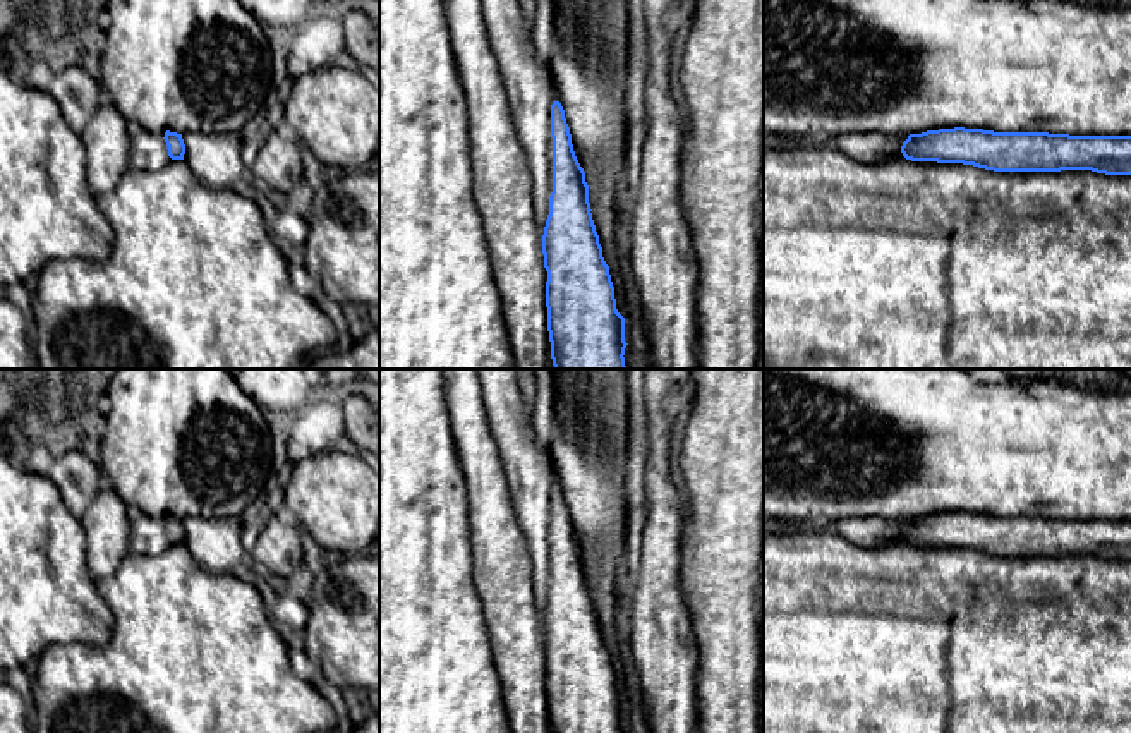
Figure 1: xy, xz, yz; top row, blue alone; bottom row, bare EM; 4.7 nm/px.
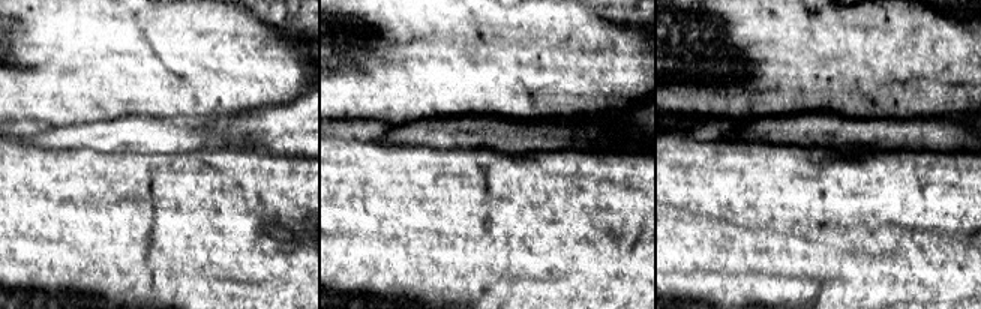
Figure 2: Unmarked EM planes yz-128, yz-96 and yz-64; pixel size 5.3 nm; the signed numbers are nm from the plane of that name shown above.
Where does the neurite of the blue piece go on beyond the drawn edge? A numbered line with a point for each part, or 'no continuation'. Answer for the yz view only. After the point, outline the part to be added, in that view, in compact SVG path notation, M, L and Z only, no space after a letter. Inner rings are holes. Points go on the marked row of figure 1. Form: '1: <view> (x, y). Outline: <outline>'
no continuation

